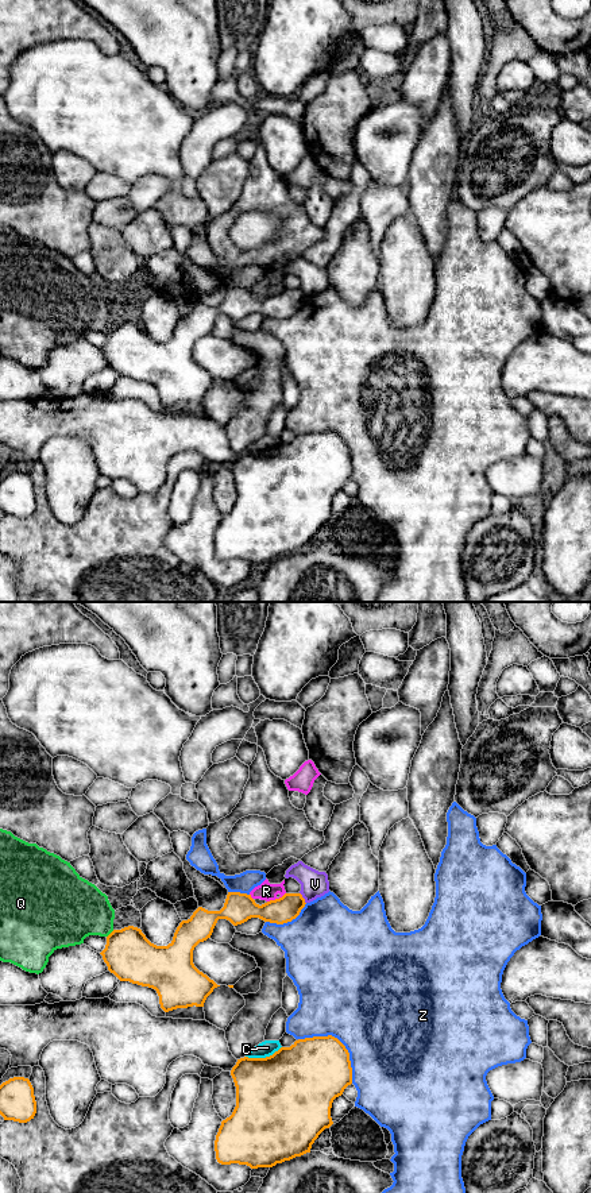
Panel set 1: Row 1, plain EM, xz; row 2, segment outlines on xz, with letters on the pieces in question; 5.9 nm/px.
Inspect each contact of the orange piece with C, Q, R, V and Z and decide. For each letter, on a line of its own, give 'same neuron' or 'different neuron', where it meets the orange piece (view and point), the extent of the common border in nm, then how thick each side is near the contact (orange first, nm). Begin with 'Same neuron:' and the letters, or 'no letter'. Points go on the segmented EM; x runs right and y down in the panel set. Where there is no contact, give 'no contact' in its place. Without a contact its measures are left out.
Same neuron: no letter
C: different neuron; contact xz (263, 1058); length 220 nm; calibres 500 and 90 nm
Q: different neuron; contact xz (109, 934); length 60 nm; calibres 300 and 360 nm
R: different neuron; contact xz (275, 899); length 130 nm; calibres 180 and 110 nm
V: different neuron; contact xz (302, 898); length 80 nm; calibres 150 and 160 nm
Z: different neuron; contact xz (340, 1042); length 420 nm; calibres 400 and 500 nm

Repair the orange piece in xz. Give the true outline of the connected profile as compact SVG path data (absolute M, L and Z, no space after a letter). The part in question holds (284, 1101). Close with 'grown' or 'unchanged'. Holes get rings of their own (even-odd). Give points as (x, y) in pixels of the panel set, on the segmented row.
M332 1035L298 1039L290 1047L281 1047L273 1055L266 1058L248 1058L248 1057L240 1058L237 1059L236 1065L232 1067L231 1076L236 1086L236 1107L232 1115L221 1121L221 1126L216 1135L216 1140L215 1140L216 1159L221 1165L239 1163L239 1165L247 1165L251 1169L273 1167L277 1163L282 1163L285 1161L290 1161L296 1157L301 1157L306 1153L310 1153L312 1144L318 1138L318 1135L325 1128L329 1128L333 1124L331 1117L331 1108L333 1100L341 1096L344 1089L352 1084L352 1067L349 1061L349 1053L345 1049L345 1046Z | unchanged

